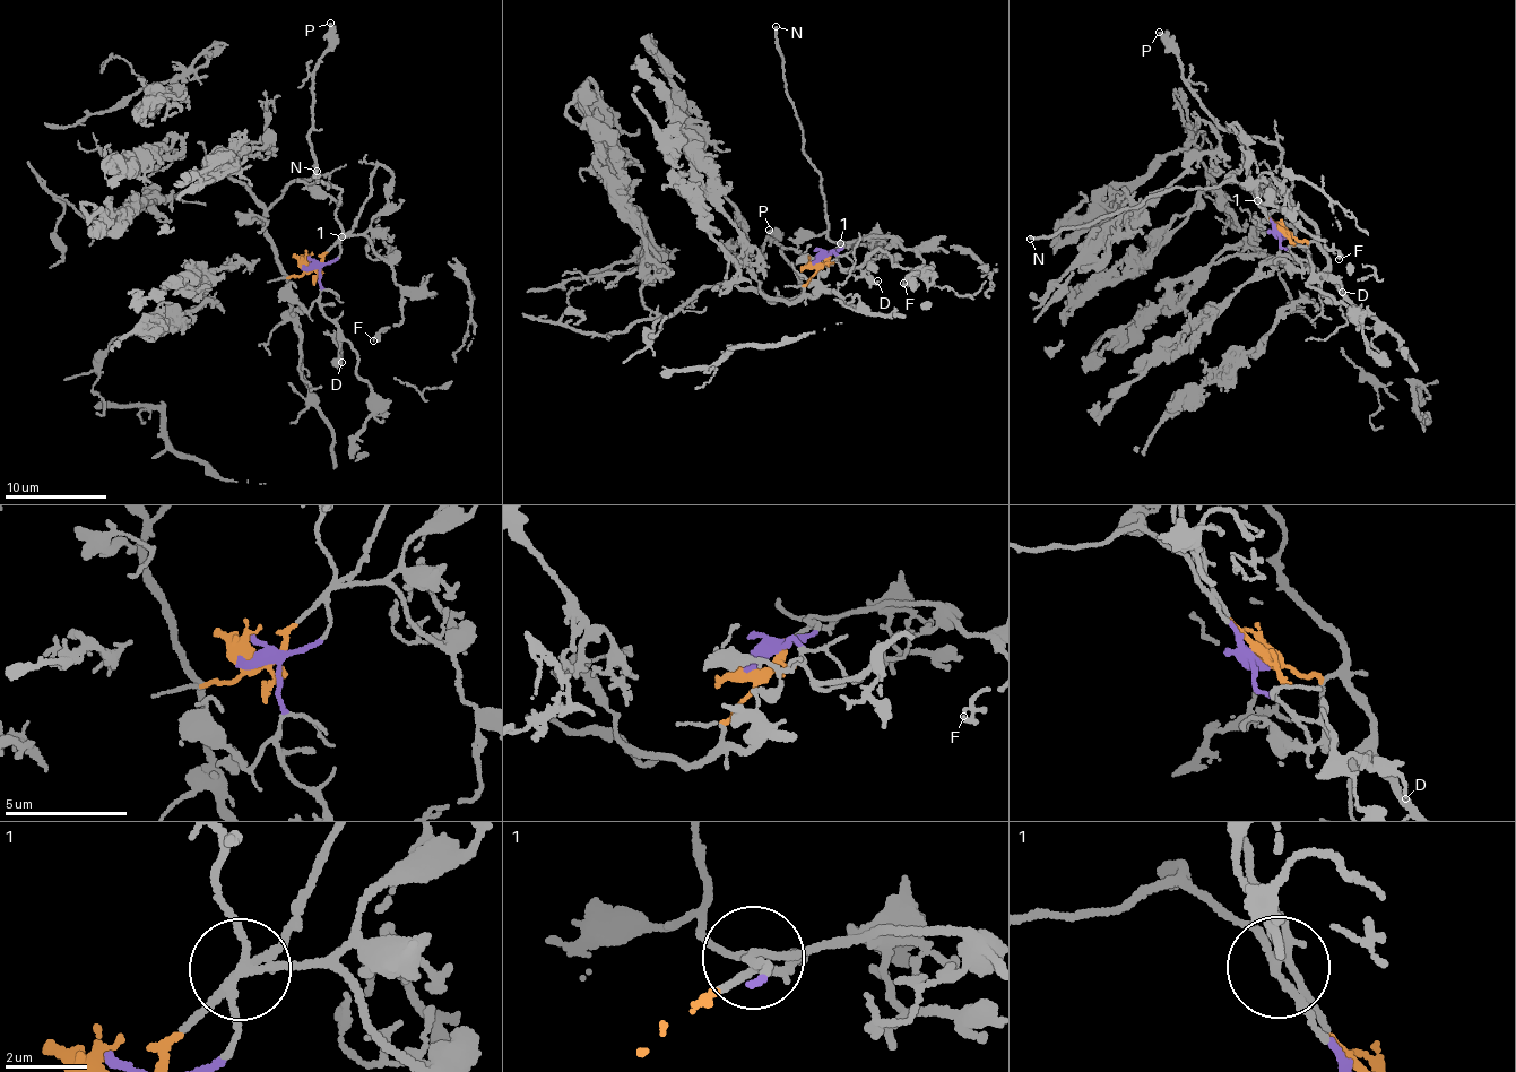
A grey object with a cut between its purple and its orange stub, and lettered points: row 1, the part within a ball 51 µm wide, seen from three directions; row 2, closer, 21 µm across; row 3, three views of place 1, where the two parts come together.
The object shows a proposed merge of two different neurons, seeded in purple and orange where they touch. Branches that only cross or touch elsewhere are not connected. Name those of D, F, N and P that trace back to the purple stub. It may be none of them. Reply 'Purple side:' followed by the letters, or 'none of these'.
Purple side: D, F, N

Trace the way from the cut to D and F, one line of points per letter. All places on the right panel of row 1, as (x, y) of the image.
D: (1283, 235), (1280, 244), (1309, 261), (1313, 271), (1331, 276), (1342, 284), (1342, 291)
F: (1283, 235), (1258, 206), (1256, 192), (1334, 251), (1339, 259)

